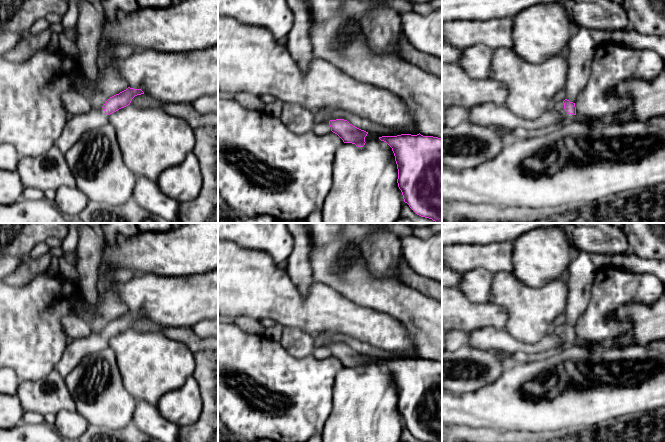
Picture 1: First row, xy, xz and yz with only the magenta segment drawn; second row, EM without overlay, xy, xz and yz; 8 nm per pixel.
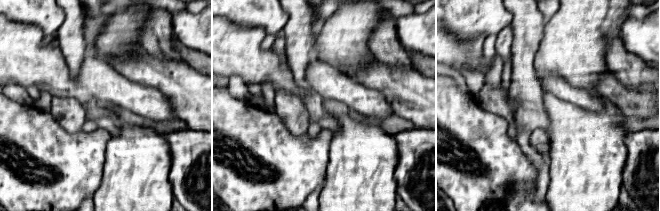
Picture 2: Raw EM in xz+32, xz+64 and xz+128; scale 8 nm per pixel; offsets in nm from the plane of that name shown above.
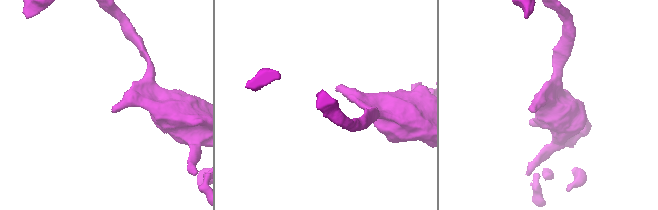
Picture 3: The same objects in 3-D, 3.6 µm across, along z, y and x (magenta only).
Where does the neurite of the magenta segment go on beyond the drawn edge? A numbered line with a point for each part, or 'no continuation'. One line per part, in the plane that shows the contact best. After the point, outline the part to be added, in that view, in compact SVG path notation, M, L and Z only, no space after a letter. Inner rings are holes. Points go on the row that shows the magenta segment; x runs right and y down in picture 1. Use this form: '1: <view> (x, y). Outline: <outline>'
1: yz (559, 107). Outline: M553 103L553 108L559 112L563 116L563 120L558 124L553 124L549 127L546 127L544 129L538 129L538 130L525 130L525 129L516 129L513 131L502 131L504 134L510 136L512 139L530 139L533 137L540 137L544 136L550 132L556 131L557 129L561 128L562 126L568 125L570 123L574 122L574 114L568 114L564 109L564 103Z

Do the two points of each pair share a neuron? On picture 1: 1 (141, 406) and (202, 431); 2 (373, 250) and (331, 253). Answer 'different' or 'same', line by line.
1: different
2: different

